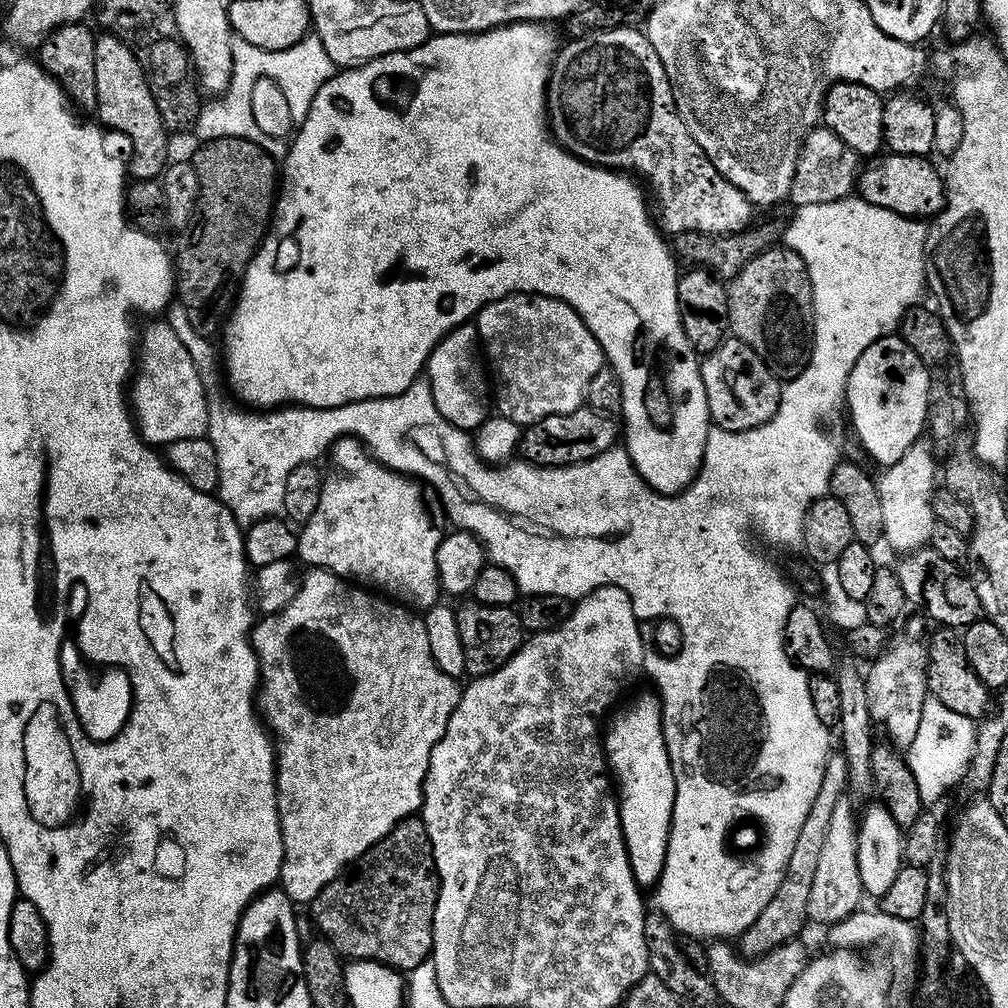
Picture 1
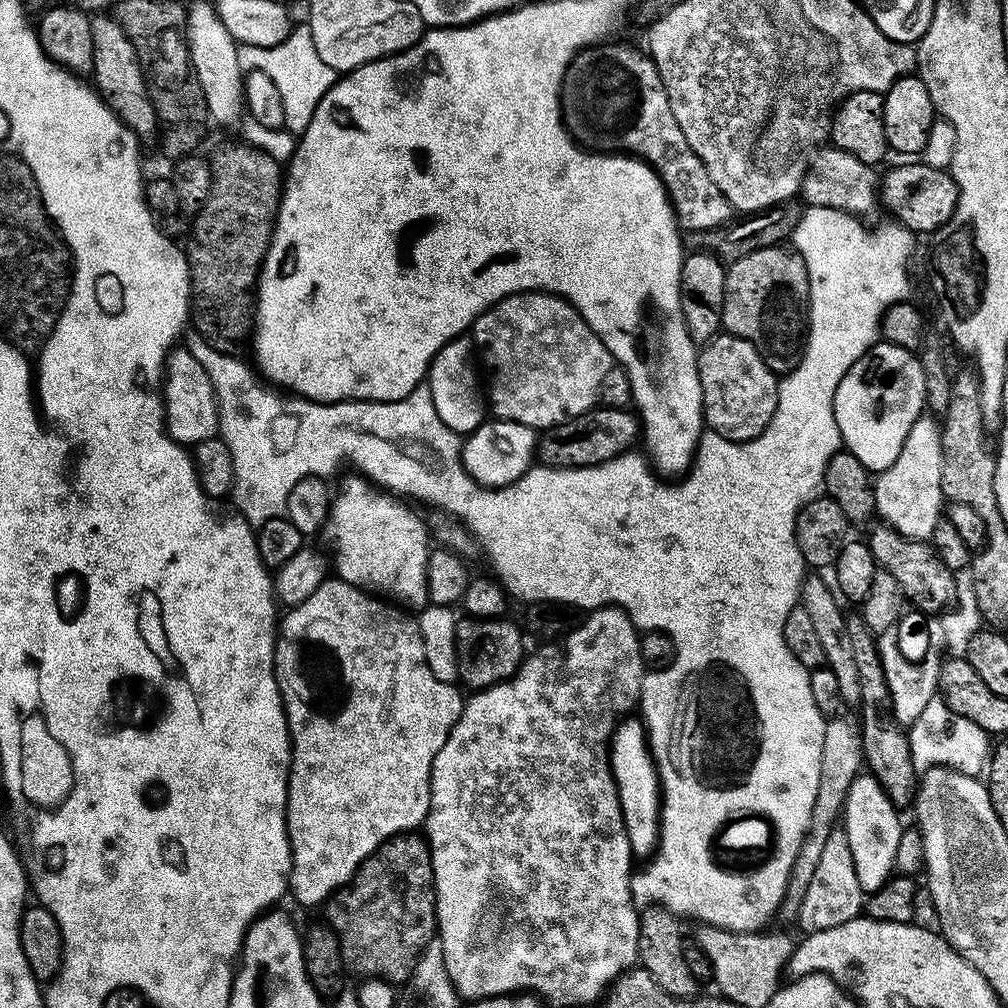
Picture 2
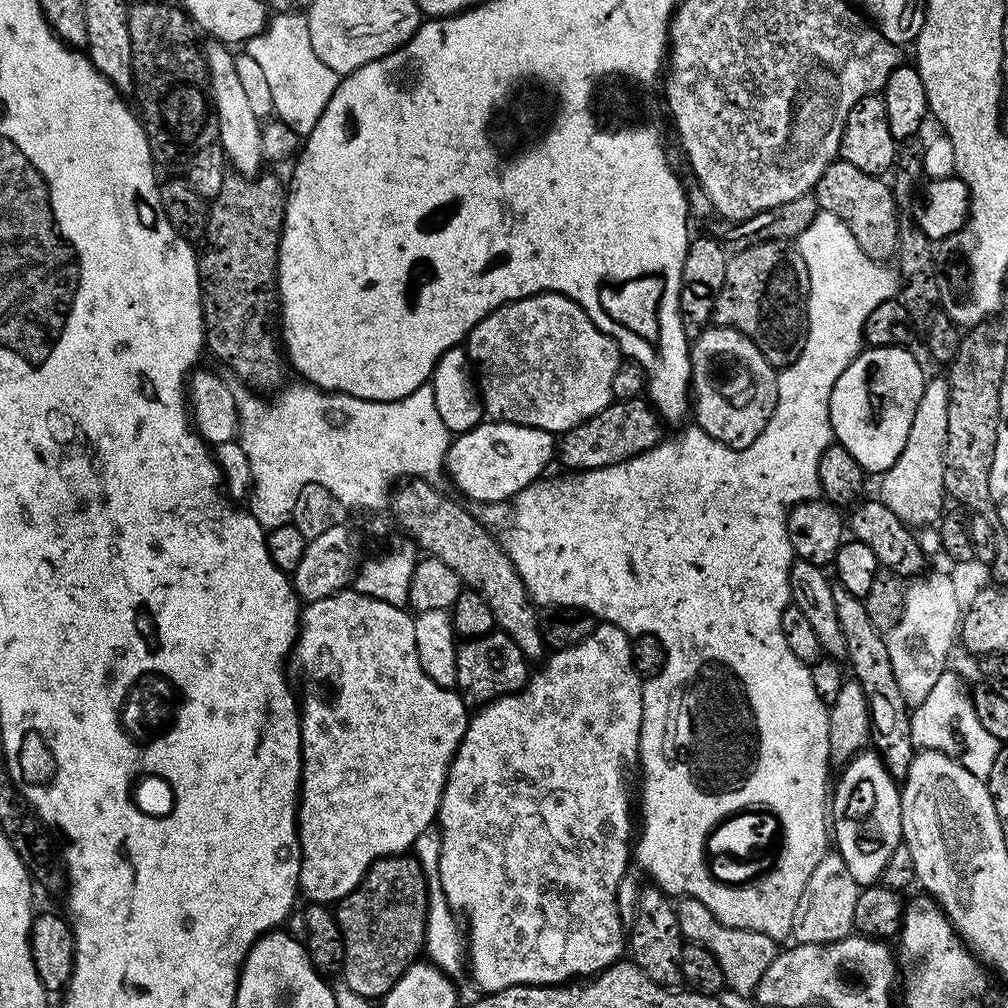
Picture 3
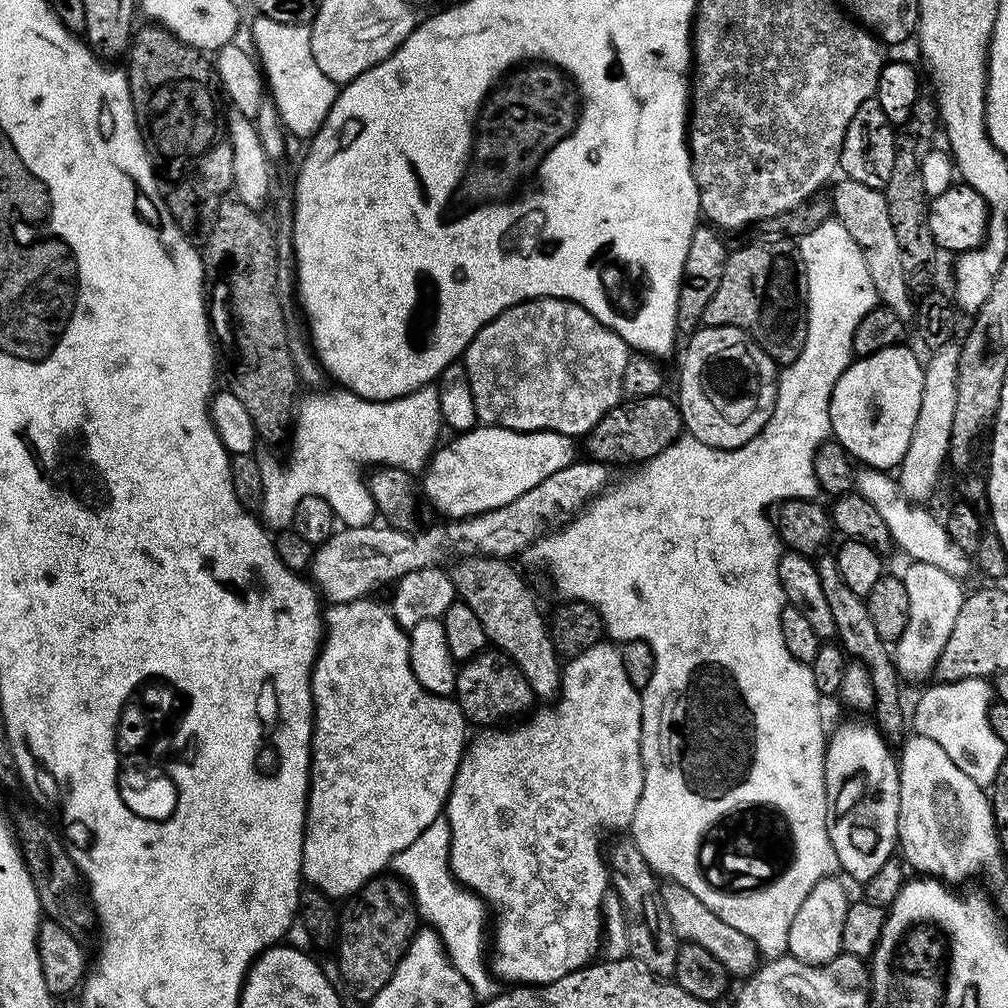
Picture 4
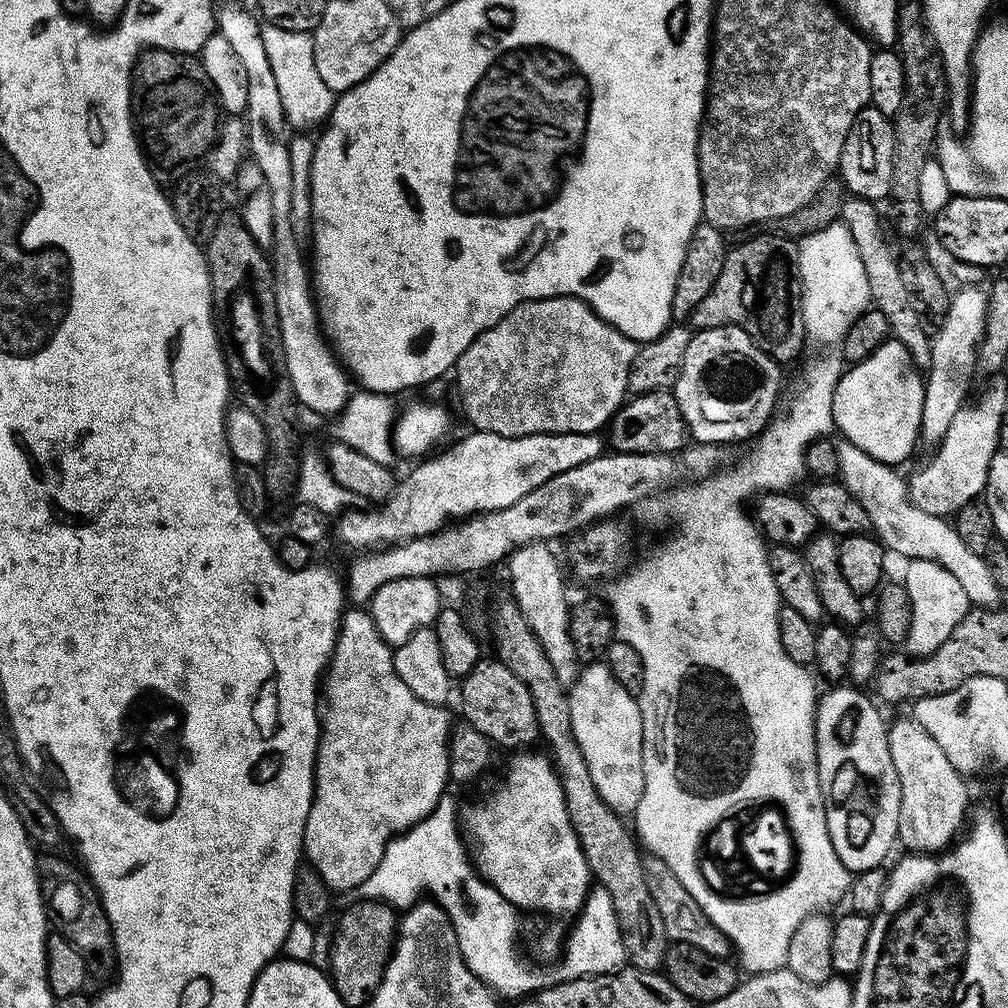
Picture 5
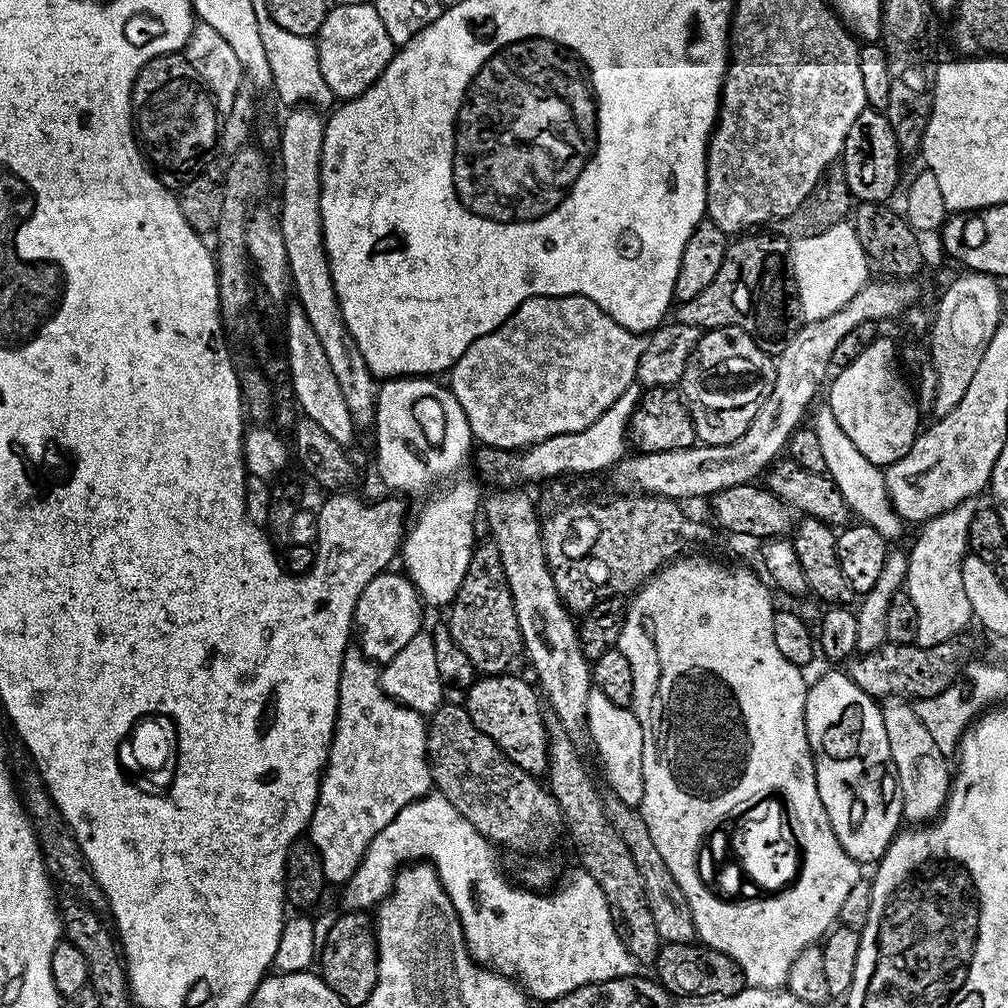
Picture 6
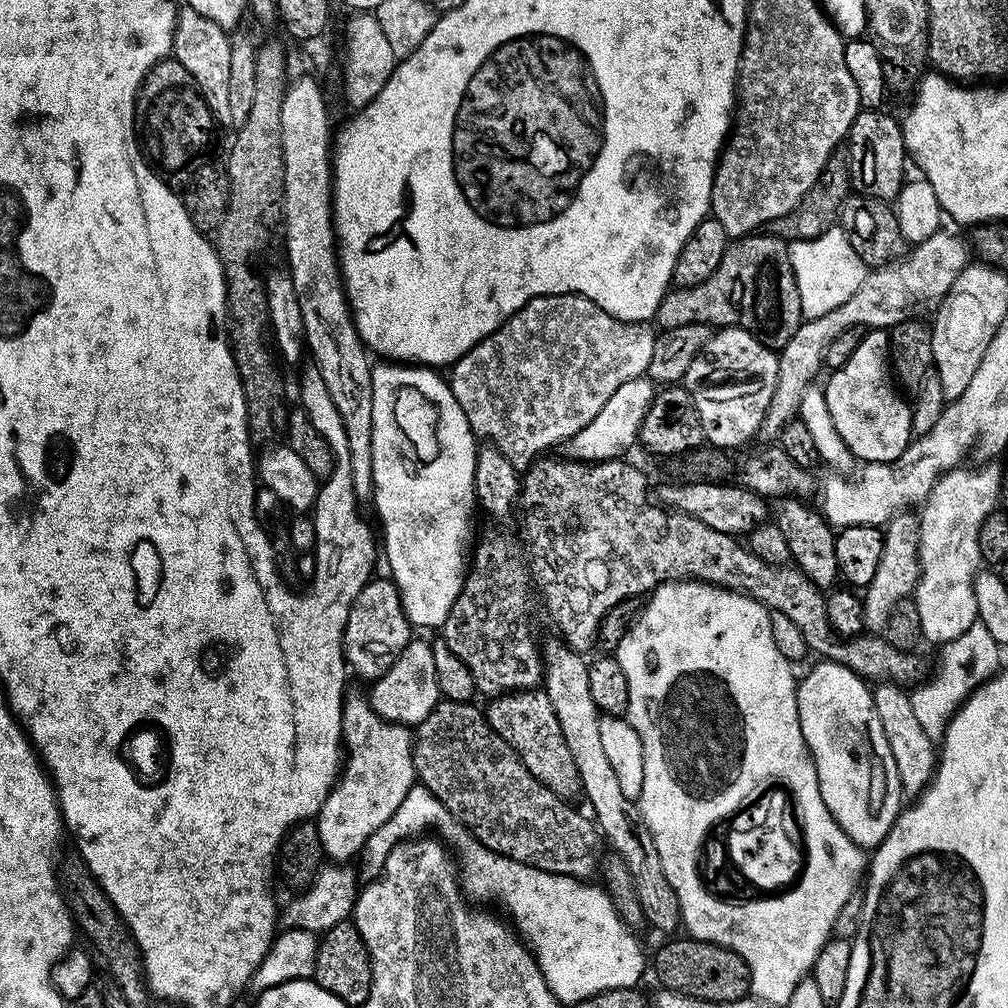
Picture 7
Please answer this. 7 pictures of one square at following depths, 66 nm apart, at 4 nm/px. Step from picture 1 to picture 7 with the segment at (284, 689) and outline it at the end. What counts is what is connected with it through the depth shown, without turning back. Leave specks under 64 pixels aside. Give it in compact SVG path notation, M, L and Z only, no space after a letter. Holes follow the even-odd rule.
M349 691L345 695L342 730L346 759L332 793L314 817L325 857L332 862L348 862L351 856L359 857L367 839L394 814L417 783L412 757L413 729L383 720L372 709L365 693L363 696L360 692Z

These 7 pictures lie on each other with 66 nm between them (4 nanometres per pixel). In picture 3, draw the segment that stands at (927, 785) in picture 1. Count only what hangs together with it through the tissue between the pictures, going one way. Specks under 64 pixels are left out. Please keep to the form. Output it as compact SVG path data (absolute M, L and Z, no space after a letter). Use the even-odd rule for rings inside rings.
M945 674L934 682L934 690L921 704L911 709L910 734L917 749L930 752L944 752L950 759L958 761L970 774L986 778L994 766L994 758L1000 753L1001 745L978 722L976 707L964 696L965 685L955 675Z

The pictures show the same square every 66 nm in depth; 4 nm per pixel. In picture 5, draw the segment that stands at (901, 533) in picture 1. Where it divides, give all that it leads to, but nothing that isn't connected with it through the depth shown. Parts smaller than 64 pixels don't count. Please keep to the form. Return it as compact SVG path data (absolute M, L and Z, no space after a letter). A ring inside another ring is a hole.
M964 288L961 292L951 293L949 312L936 328L931 337L932 364L927 369L924 381L924 401L922 402L922 422L920 423L920 440L935 446L950 430L950 422L958 415L958 410L965 407L968 387L972 376L977 375L976 352L980 349L980 340L986 326L988 309L988 292L980 288Z

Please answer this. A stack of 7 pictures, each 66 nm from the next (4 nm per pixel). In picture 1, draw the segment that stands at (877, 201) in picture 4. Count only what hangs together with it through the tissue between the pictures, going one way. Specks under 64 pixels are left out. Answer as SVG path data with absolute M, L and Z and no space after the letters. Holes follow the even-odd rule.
M817 126L804 136L787 199L796 208L847 199L857 185L859 173L860 157L857 153L850 150L829 128Z

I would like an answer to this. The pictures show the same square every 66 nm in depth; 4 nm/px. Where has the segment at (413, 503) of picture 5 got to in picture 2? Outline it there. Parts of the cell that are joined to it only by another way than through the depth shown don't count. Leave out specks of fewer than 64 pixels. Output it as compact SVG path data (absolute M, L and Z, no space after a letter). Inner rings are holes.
M486 420L463 441L461 460L472 478L484 487L512 484L533 465L538 450L535 429L509 420Z

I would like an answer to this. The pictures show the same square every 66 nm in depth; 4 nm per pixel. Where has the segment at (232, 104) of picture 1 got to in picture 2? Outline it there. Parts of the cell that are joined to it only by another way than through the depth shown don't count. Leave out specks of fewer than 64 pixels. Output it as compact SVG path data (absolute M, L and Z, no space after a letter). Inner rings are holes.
M304 22L297 23L284 39L284 43L273 48L241 47L240 66L244 70L265 72L270 74L270 78L274 78L274 86L278 86L278 94L282 94L282 102L286 106L287 127L293 128L293 133L296 134L310 126L310 118L318 102L322 102L326 90L330 90L330 86L338 79L338 73L326 66L322 58L318 58L318 50L314 50L314 38Z

